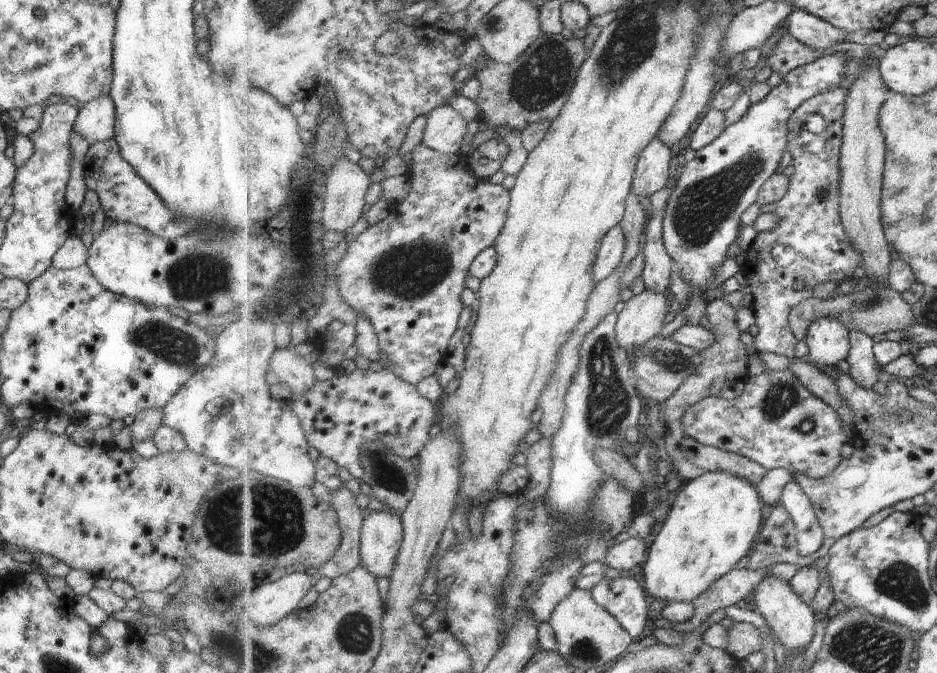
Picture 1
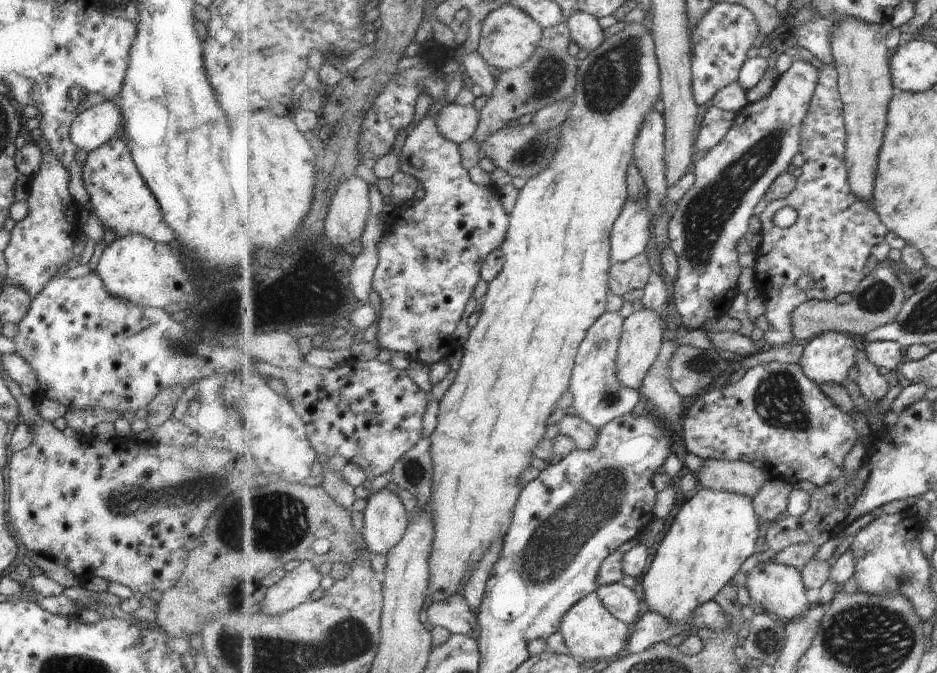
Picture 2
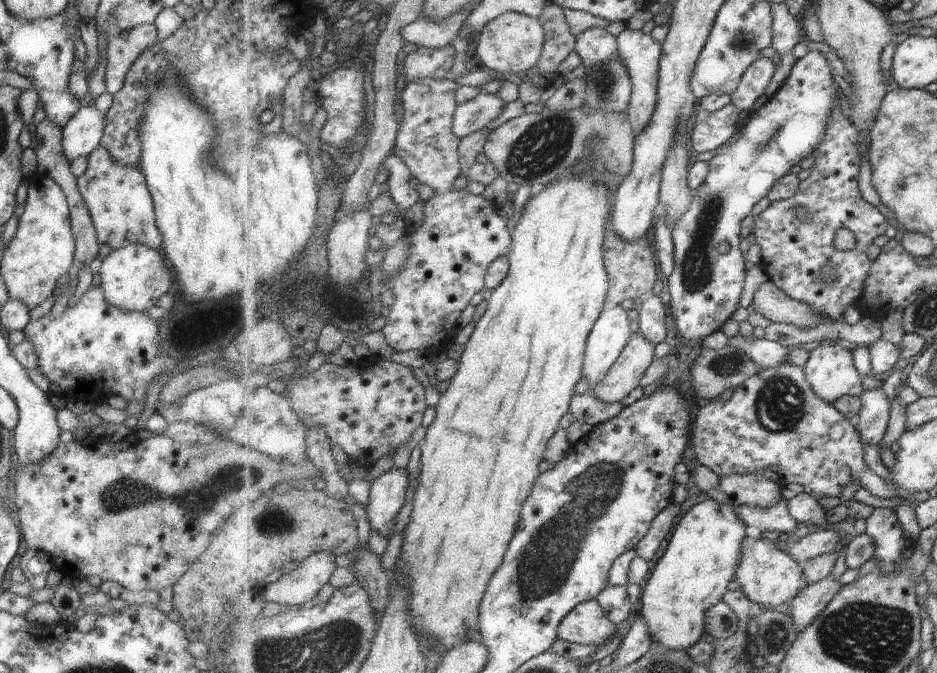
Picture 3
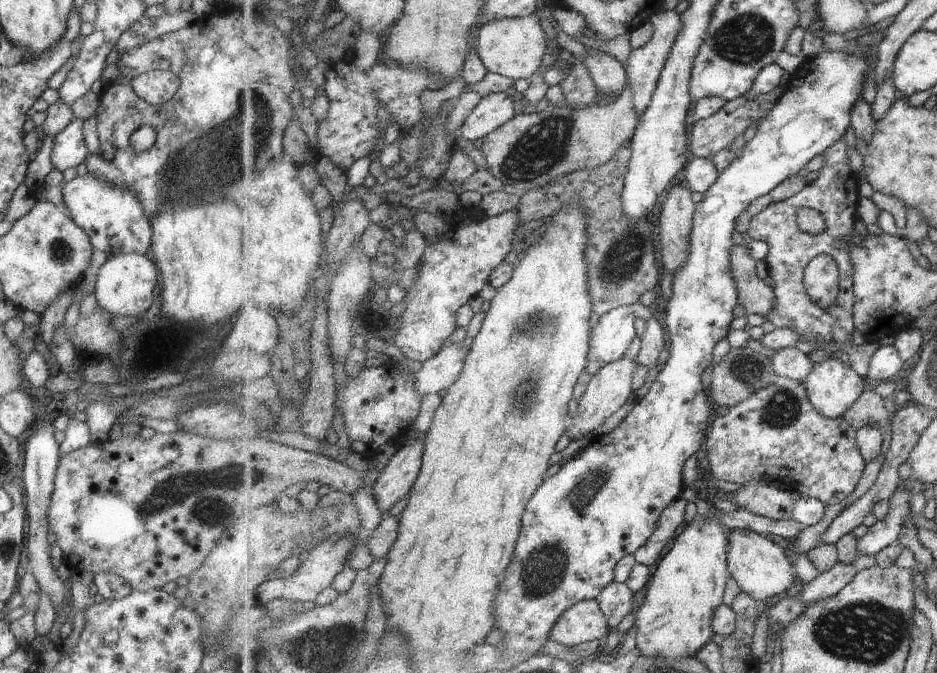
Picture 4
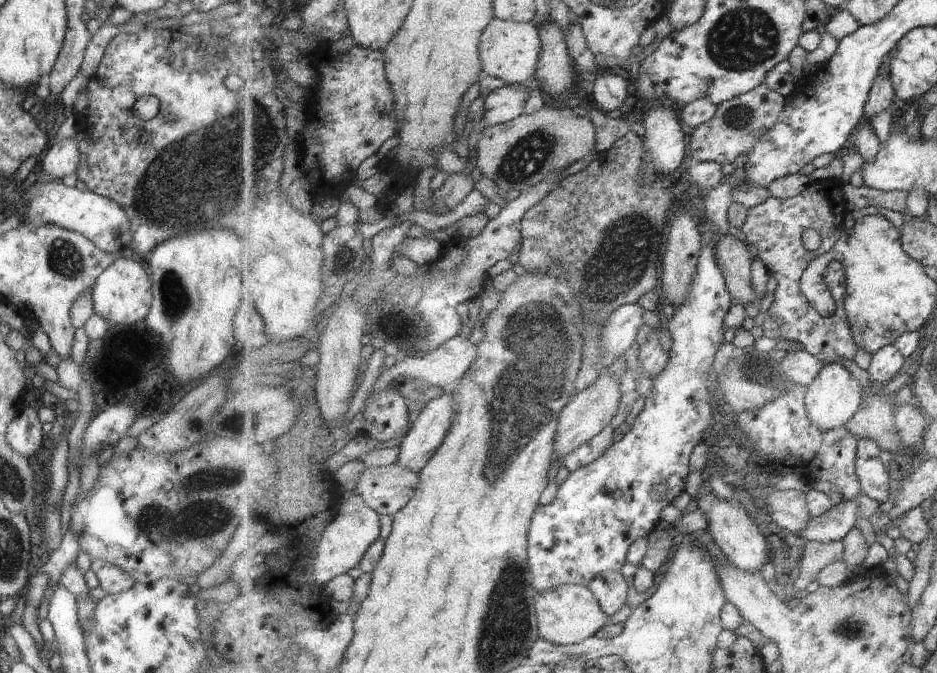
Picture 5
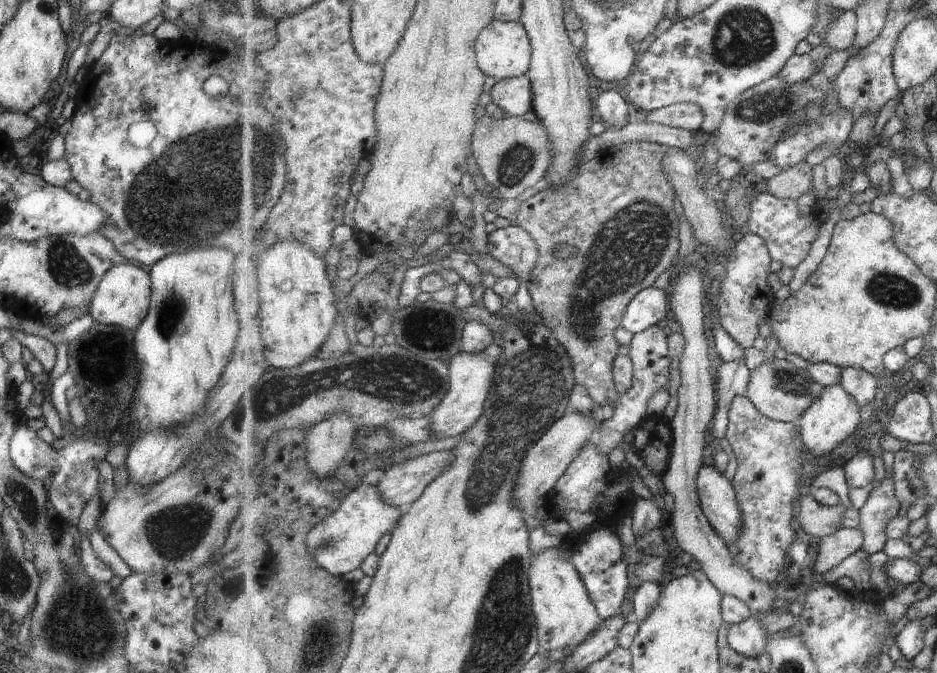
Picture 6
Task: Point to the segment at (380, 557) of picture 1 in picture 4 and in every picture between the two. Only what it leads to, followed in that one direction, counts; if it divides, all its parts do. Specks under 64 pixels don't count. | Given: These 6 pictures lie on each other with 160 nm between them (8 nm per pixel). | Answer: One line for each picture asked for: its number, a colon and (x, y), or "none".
2: (386, 519)
3: (387, 496)
4: (398, 477)

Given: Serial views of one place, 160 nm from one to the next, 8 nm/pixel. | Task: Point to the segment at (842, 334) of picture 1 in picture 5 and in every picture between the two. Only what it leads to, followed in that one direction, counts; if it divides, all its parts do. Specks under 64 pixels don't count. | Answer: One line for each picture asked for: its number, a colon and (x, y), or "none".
2: (827, 358)
3: (831, 372)
4: (833, 387)
5: (833, 399)

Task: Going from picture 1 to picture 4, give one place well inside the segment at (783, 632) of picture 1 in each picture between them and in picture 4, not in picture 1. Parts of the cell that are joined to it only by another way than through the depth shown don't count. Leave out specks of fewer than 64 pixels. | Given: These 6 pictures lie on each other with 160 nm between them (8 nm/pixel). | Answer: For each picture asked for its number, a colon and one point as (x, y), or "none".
2: (778, 589)
3: (768, 576)
4: (762, 568)

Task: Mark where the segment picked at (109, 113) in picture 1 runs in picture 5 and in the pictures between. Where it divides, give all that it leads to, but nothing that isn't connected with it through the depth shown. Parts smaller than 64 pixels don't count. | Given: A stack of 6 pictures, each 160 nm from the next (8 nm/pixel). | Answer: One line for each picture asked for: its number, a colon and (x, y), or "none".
2: (88, 129)
3: (81, 133)
4: (68, 150)
5: (62, 158)

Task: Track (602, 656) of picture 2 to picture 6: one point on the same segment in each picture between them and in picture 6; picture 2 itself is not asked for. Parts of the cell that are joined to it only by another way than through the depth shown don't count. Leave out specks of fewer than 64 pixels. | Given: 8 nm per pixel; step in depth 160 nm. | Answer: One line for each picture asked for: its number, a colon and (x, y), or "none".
3: (587, 623)
4: (585, 621)
5: (571, 614)
6: (566, 616)

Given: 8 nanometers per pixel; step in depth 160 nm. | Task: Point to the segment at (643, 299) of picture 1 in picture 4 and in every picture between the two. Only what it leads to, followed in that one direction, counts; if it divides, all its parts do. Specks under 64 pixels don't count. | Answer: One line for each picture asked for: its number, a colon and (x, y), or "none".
2: (640, 345)
3: (639, 354)
4: (612, 386)

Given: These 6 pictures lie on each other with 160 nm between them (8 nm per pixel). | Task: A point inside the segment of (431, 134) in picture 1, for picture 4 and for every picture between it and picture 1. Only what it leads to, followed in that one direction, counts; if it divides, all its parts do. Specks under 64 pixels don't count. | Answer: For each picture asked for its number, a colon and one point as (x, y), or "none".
2: (458, 123)
3: (475, 115)
4: (494, 110)

